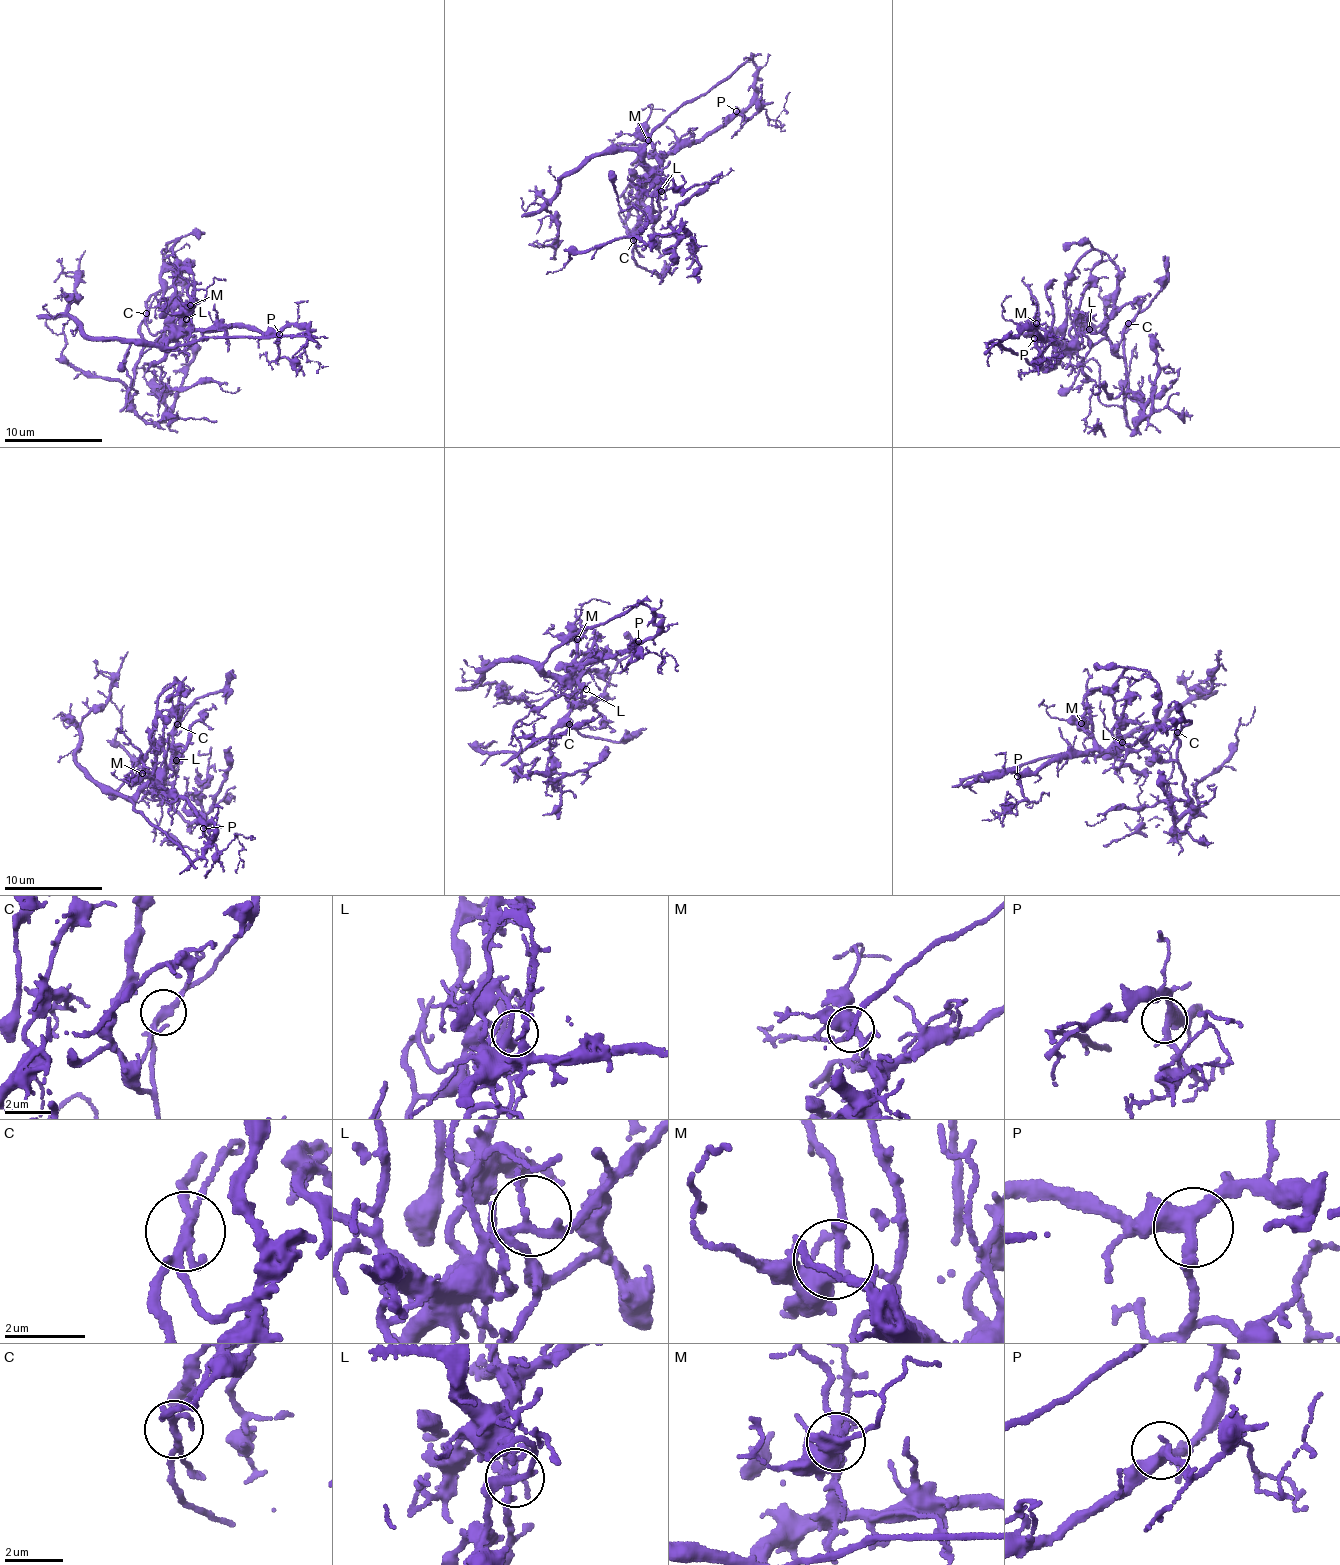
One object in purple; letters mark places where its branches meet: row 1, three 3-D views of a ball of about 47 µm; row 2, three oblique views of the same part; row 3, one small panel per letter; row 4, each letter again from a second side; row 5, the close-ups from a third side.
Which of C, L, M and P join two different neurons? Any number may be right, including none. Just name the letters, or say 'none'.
C

